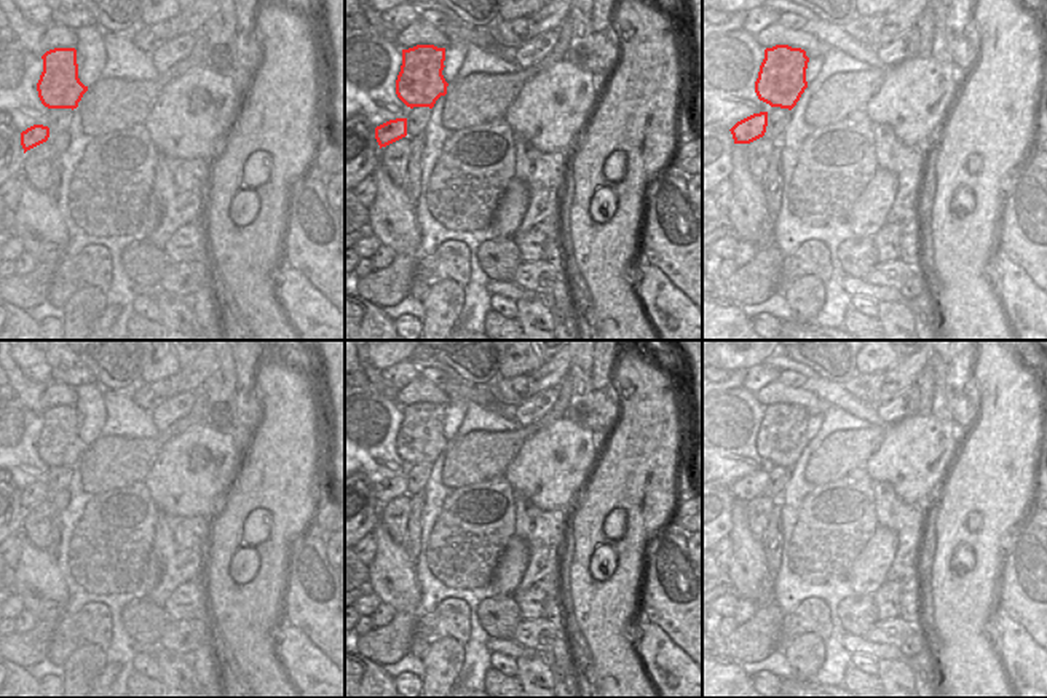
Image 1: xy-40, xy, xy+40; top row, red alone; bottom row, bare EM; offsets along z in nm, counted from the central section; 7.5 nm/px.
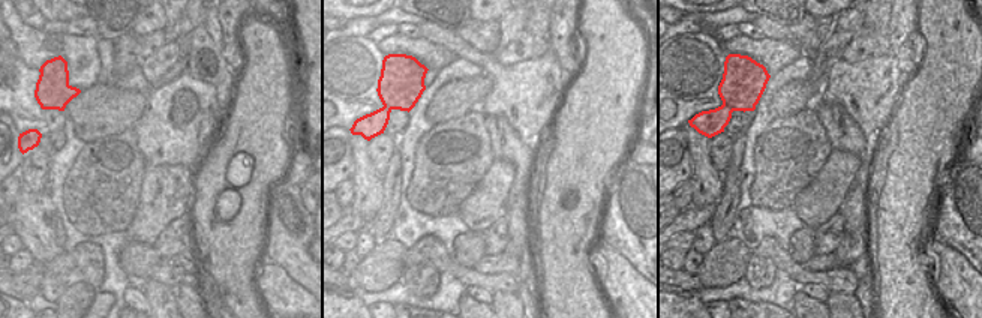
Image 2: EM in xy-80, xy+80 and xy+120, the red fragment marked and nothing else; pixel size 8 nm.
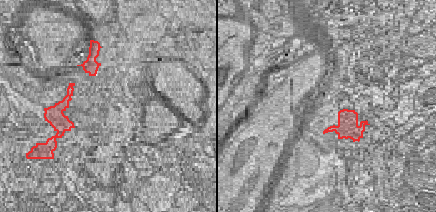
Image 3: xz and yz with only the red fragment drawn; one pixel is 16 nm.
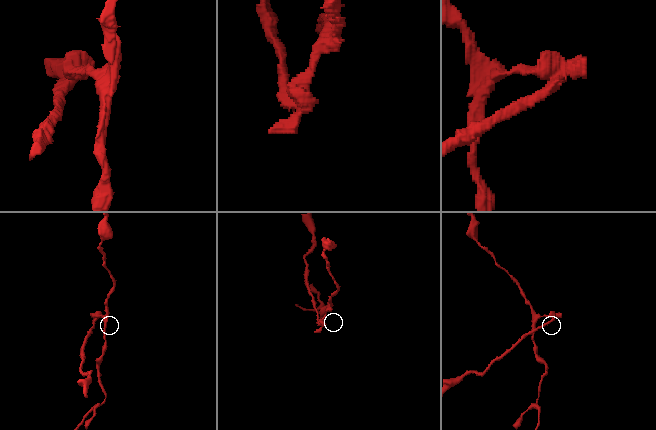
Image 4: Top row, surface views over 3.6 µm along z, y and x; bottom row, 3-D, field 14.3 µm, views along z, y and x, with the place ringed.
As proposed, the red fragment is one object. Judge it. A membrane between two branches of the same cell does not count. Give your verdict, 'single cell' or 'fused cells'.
fused cells

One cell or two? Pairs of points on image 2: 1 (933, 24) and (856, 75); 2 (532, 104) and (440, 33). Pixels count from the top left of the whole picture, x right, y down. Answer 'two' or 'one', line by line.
1: two
2: two

